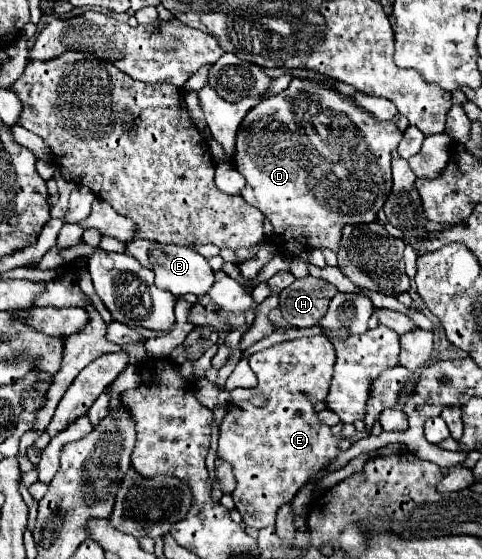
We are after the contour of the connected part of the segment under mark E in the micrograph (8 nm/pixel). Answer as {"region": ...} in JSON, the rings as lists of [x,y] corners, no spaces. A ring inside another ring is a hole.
{"region":[[[325,335],[301,337],[301,339],[277,343],[269,349],[253,353],[249,357],[249,365],[251,365],[253,373],[257,375],[259,383],[253,389],[237,387],[231,391],[231,399],[227,403],[225,417],[219,425],[217,455],[223,461],[231,463],[231,467],[233,467],[233,475],[237,479],[237,487],[231,493],[231,497],[235,501],[235,509],[241,513],[247,527],[261,529],[261,527],[273,525],[277,509],[281,505],[289,503],[295,497],[295,493],[311,477],[315,477],[319,471],[327,469],[335,461],[335,457],[341,453],[339,443],[343,437],[333,435],[331,427],[325,425],[323,421],[319,421],[317,411],[315,411],[315,403],[325,401],[325,397],[327,397],[329,381],[331,381],[333,365],[335,365],[335,349]],[[255,393],[263,393],[267,397],[267,405],[263,409],[249,403],[249,397]]]}

